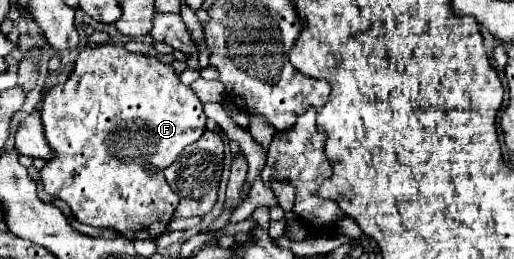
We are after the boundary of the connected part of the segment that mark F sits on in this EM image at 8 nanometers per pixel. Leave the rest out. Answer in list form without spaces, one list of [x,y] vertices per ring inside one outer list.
[[[104,43],[104,45],[86,45],[80,53],[78,53],[78,59],[76,59],[76,67],[70,75],[70,79],[64,83],[64,85],[56,85],[52,87],[50,91],[46,91],[44,99],[42,99],[42,109],[40,109],[40,119],[42,119],[42,125],[44,125],[44,135],[46,135],[46,141],[50,145],[50,149],[54,151],[54,157],[46,161],[46,165],[40,169],[40,181],[42,181],[42,187],[44,191],[48,191],[52,197],[56,199],[62,199],[64,203],[68,203],[68,207],[72,209],[72,215],[80,221],[80,223],[86,223],[86,225],[94,225],[94,227],[110,227],[110,229],[116,229],[122,237],[126,239],[156,239],[160,233],[164,233],[166,225],[170,223],[172,215],[174,215],[174,209],[178,205],[178,195],[172,191],[172,187],[168,185],[166,177],[162,173],[156,173],[156,175],[148,175],[144,171],[144,165],[146,163],[152,163],[156,165],[160,171],[166,169],[168,165],[172,165],[178,155],[182,153],[182,149],[194,141],[198,141],[206,129],[206,115],[202,111],[202,103],[200,99],[194,95],[194,91],[190,87],[186,87],[172,65],[166,65],[162,63],[158,57],[152,57],[152,55],[142,55],[142,53],[130,53],[126,51],[122,45],[114,45],[114,43]]]

